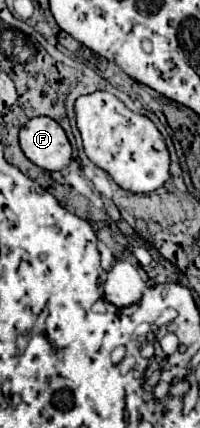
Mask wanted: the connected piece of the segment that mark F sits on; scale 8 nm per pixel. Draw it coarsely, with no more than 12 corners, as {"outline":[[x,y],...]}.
{"outline":[[52,117],[20,131],[24,155],[46,171],[72,159],[72,145]]}

